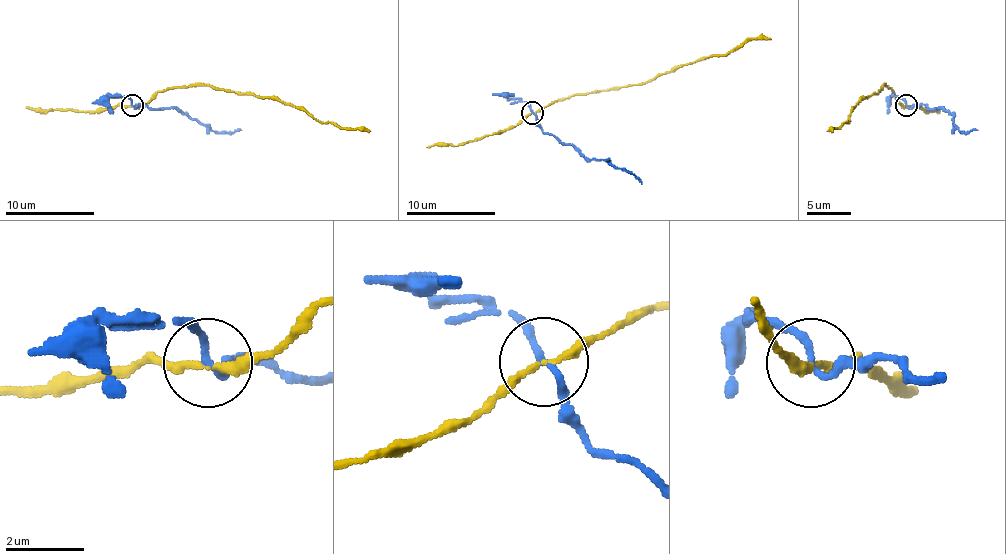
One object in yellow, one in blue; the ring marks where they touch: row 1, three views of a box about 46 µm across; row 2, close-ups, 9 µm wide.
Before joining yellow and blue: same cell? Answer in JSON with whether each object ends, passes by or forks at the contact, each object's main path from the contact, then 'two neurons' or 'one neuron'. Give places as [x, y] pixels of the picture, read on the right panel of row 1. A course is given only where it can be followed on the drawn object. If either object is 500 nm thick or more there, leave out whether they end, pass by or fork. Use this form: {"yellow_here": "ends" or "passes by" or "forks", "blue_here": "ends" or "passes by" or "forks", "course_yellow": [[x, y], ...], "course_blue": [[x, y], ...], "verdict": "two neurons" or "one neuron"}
{"yellow_here": "passes by", "blue_here": "passes by", "course_yellow": [[905, 107], [883, 85], [876, 93], [865, 96], [852, 109], [847, 122], [832, 131]], "course_blue": [[905, 105], [943, 107], [961, 131], [977, 129]], "verdict": "two neurons"}

